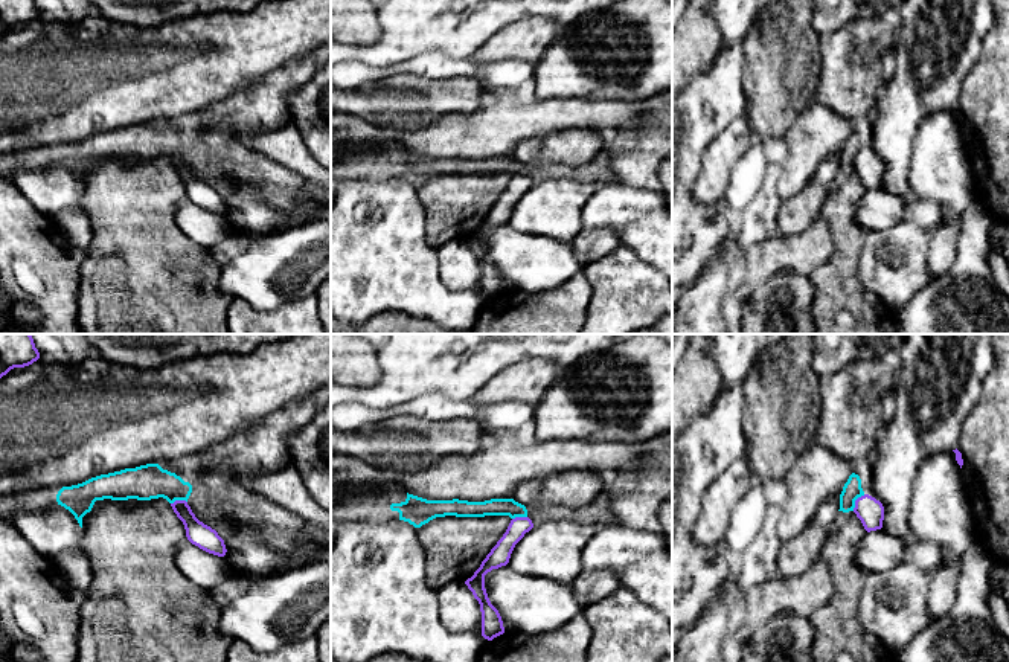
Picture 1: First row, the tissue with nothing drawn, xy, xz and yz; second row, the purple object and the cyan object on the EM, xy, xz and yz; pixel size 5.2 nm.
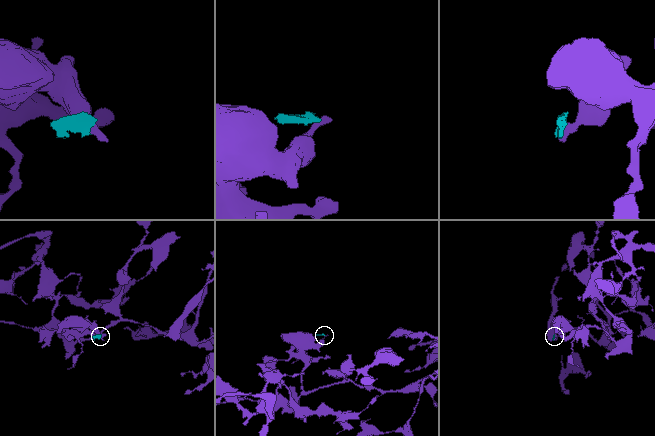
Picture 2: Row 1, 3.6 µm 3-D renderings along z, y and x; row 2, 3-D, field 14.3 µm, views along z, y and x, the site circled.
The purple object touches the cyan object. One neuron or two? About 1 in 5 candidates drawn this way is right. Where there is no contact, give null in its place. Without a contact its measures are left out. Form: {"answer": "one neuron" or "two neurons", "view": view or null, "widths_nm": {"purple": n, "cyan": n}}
{"answer": "two neurons", "view": "yz", "widths_nm": {"purple": 140, "cyan": 100}}

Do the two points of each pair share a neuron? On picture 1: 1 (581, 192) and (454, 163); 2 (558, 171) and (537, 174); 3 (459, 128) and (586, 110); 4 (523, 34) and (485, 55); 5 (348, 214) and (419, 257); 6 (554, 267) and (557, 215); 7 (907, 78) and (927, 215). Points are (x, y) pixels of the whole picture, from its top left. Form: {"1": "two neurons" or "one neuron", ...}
{"1": "two neurons", "2": "one neuron", "3": "one neuron", "4": "one neuron", "5": "one neuron", "6": "two neurons", "7": "one neuron"}

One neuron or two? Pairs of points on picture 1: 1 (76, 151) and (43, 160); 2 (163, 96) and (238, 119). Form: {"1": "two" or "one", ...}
{"1": "one", "2": "two"}

